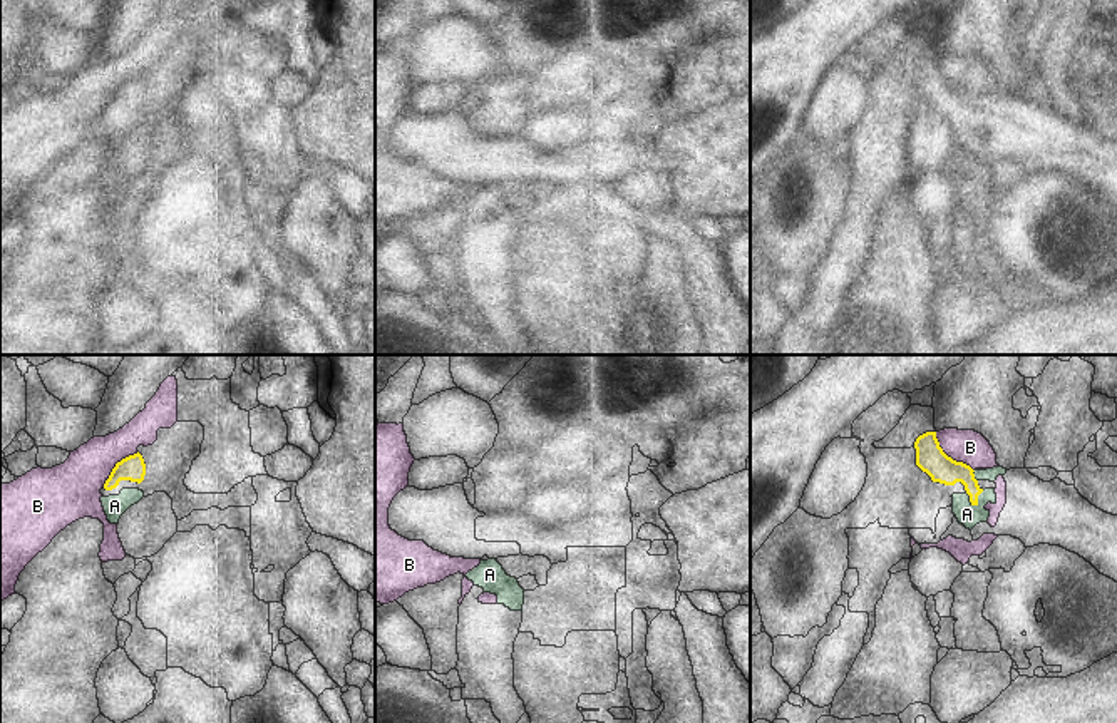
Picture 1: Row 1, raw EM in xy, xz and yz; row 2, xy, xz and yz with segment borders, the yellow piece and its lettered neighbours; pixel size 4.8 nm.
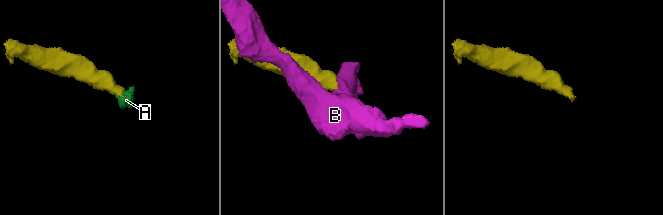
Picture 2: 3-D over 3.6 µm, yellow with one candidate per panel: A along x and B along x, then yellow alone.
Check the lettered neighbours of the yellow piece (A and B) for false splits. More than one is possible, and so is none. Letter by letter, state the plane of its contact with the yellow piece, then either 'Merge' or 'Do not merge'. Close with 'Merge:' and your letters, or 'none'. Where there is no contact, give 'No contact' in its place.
A: Touches yellow in yz. Merge
B: Touches yellow in yz. Do not merge
Merge: A

